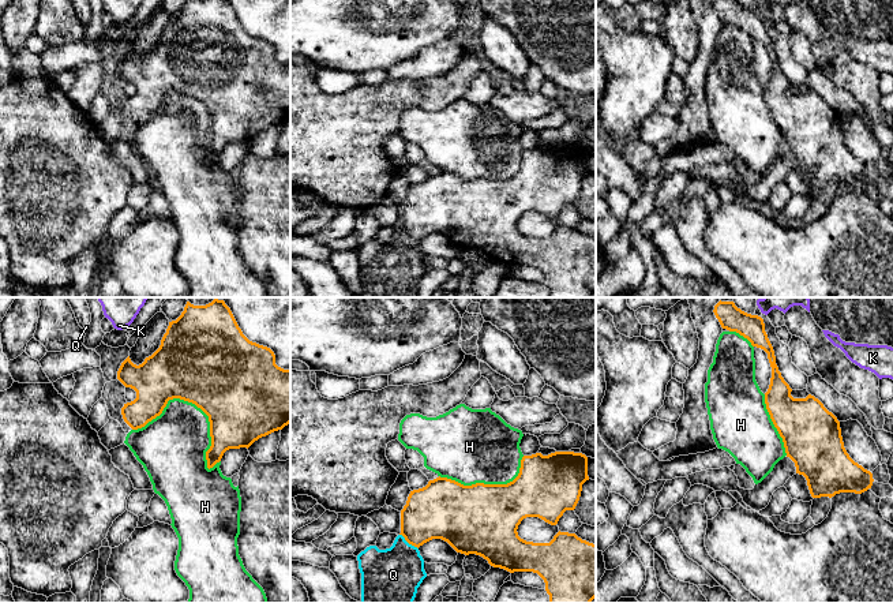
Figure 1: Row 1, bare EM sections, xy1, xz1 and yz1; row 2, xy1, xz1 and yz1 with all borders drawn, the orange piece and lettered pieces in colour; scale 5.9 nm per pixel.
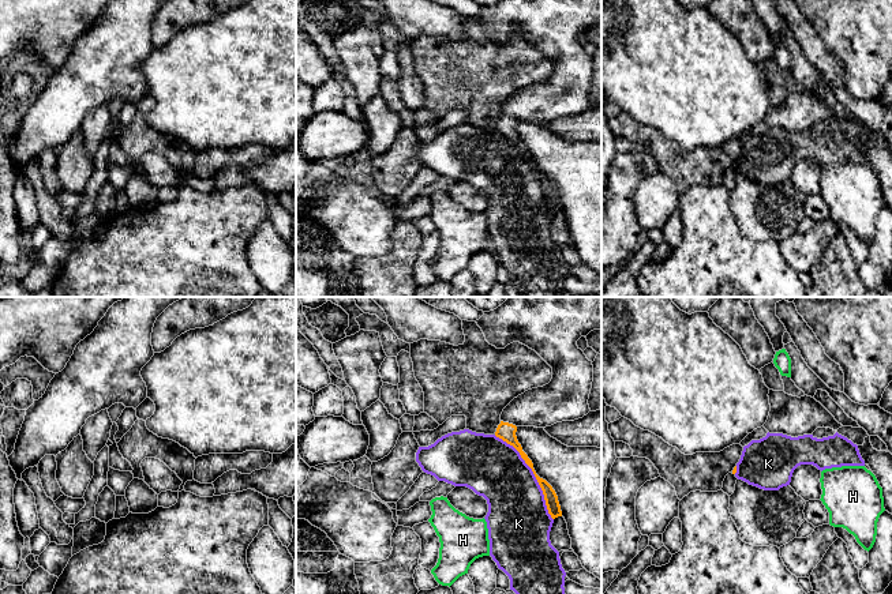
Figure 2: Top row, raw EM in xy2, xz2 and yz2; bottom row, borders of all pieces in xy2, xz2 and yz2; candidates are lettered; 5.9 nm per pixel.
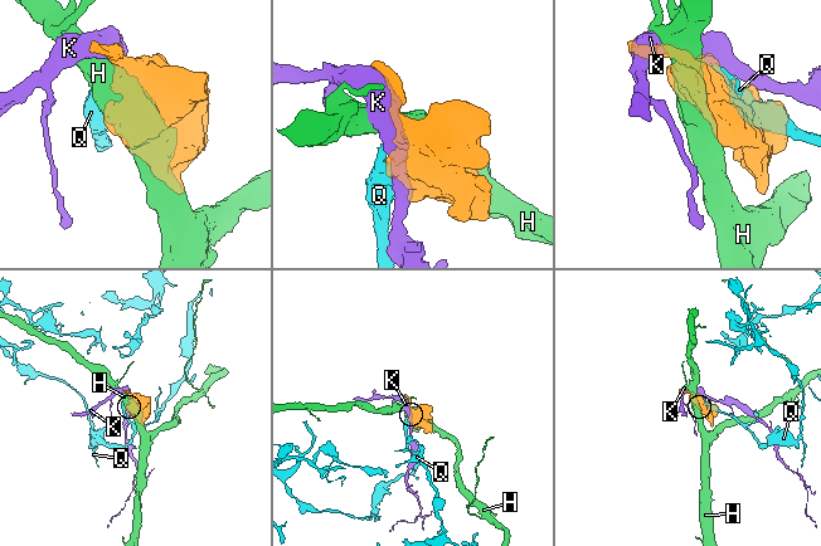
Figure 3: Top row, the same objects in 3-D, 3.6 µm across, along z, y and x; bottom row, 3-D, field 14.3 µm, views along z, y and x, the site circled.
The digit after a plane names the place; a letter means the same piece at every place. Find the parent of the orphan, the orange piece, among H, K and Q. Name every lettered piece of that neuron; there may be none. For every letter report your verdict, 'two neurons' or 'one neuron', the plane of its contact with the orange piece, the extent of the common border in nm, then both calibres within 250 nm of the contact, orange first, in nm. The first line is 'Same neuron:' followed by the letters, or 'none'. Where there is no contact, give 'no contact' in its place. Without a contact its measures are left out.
Same neuron: none
H: two neurons | xy1 | 550 nm | 500/360 nm
K: two neurons | xz2 | 600 nm | 80/340 nm
Q: two neurons | xz1 | 140 nm | 320/340 nm

